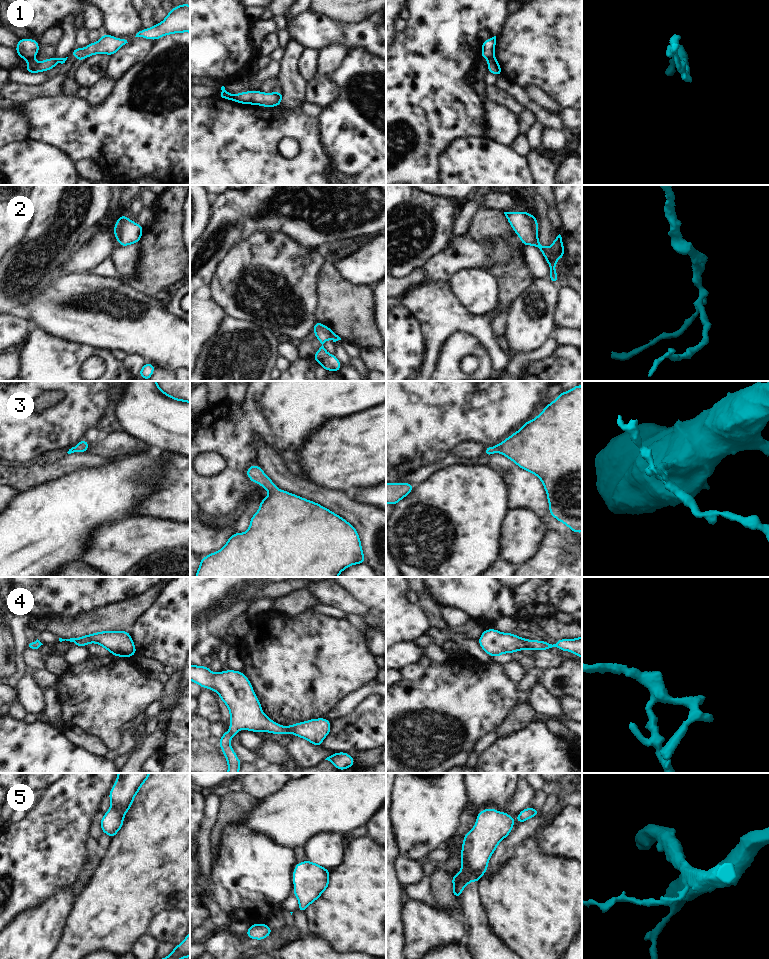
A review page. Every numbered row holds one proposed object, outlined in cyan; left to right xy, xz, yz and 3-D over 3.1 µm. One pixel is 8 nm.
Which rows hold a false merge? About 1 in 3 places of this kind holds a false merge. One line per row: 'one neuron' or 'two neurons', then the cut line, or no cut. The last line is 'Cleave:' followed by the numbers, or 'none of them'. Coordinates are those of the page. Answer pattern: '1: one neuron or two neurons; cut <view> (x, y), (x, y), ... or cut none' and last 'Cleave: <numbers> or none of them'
1: two neurons; cut yz (493, 56), (488, 60)
2: one neuron; cut none
3: one neuron; cut none
4: one neuron; cut none
5: one neuron; cut none
Cleave: 1

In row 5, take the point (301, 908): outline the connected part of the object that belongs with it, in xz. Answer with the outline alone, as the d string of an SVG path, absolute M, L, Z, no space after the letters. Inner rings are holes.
M309 860L299 862L293 870L294 892L299 901L297 910L305 912L329 886L330 871Z

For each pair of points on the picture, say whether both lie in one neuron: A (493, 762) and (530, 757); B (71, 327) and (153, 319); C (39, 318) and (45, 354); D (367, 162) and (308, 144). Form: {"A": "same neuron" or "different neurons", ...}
{"A": "same neuron", "B": "same neuron", "C": "different neurons", "D": "different neurons"}

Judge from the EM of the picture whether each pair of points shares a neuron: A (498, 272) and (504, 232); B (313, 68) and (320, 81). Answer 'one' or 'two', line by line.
A: one
B: two

